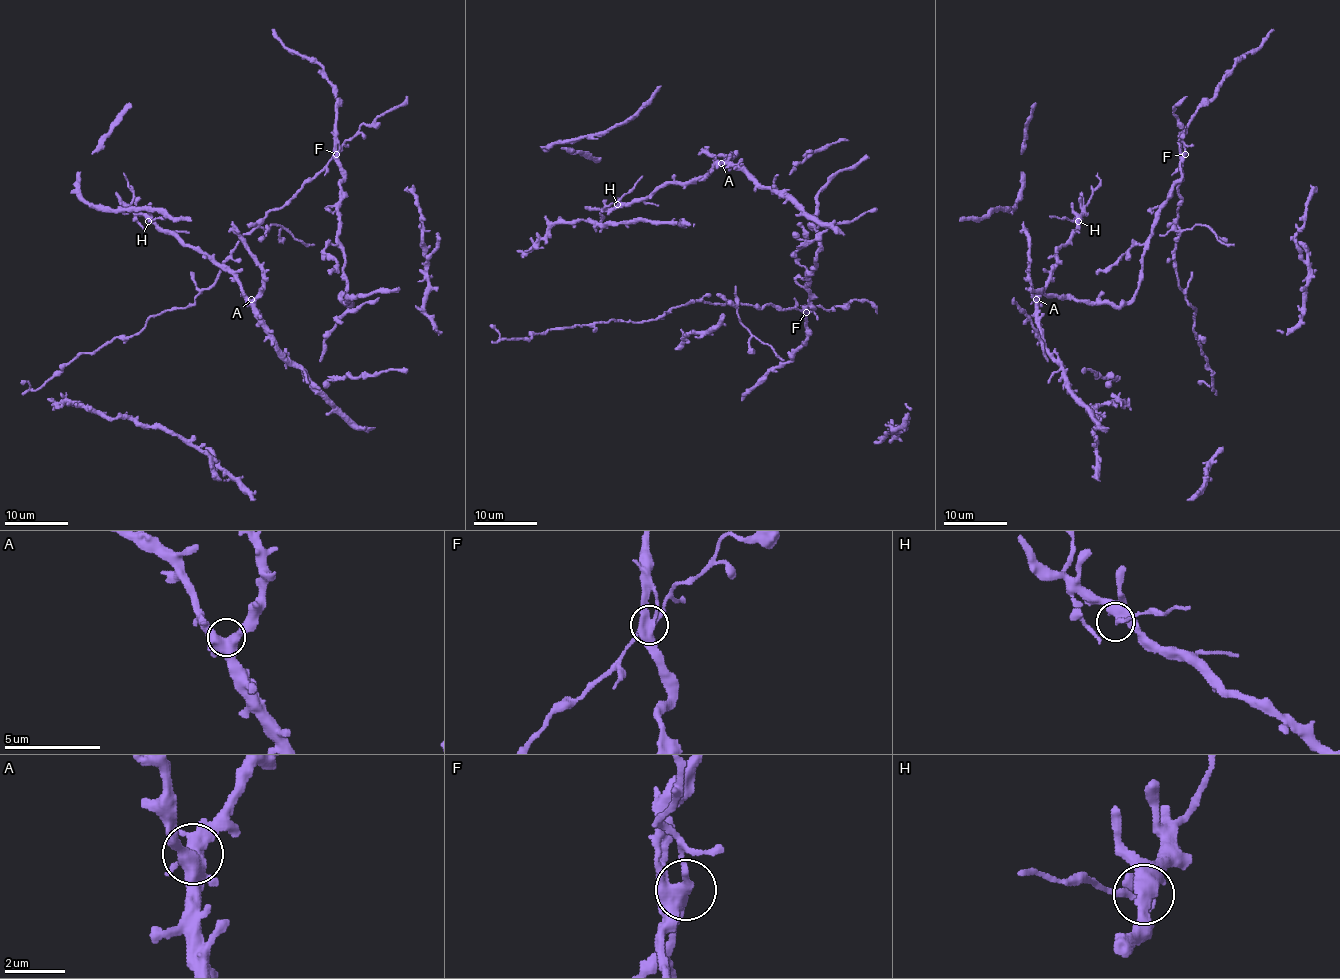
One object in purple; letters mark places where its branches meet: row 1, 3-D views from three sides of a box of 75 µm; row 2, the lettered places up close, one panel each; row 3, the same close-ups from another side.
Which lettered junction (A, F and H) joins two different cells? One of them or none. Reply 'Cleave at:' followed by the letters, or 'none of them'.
Cleave at: F

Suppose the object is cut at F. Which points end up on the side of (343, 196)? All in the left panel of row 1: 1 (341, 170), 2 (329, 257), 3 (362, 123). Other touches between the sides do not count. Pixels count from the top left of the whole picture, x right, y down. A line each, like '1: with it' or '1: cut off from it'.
1: with it
2: with it
3: cut off from it

